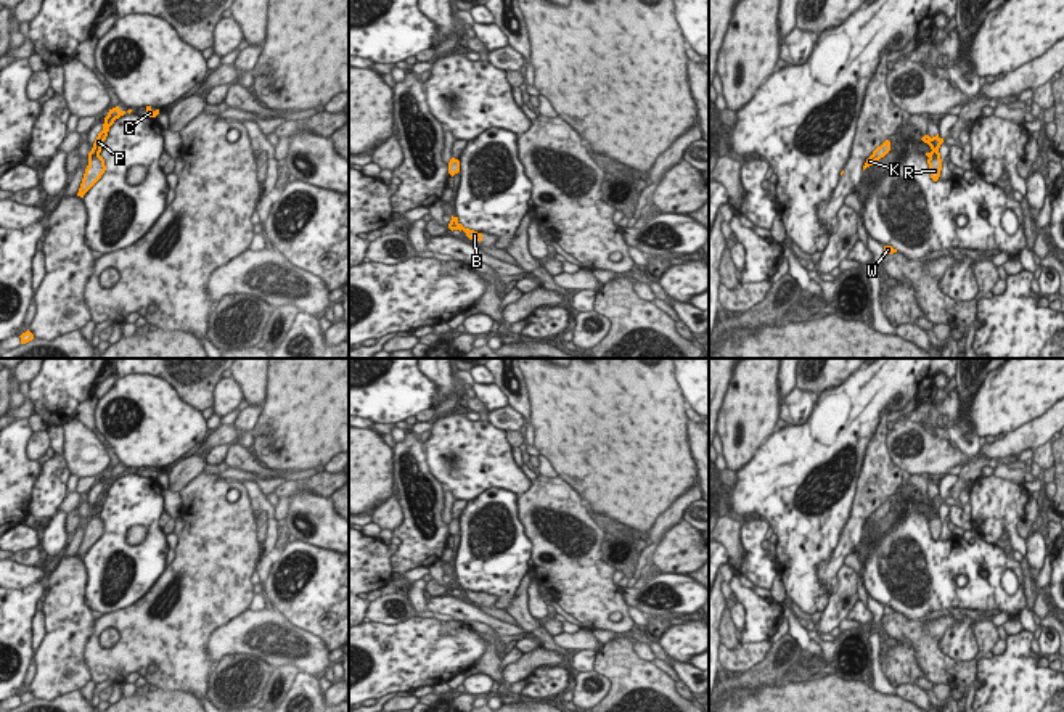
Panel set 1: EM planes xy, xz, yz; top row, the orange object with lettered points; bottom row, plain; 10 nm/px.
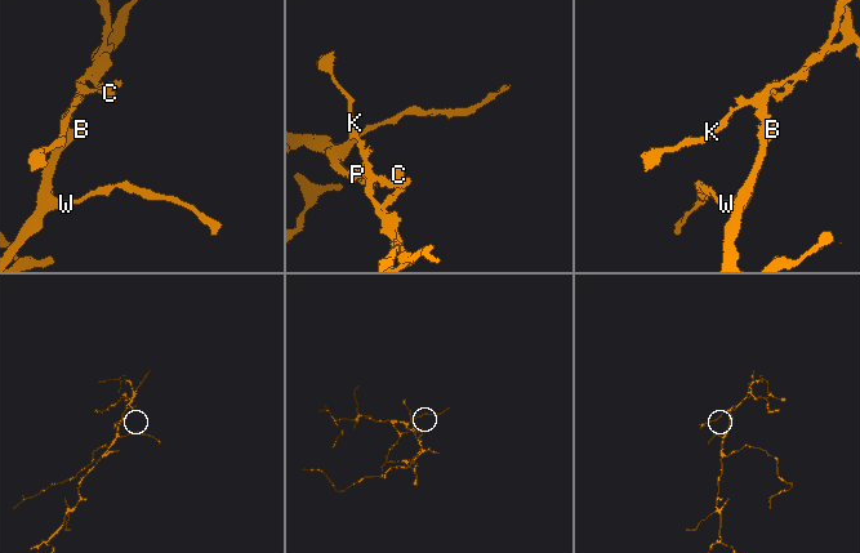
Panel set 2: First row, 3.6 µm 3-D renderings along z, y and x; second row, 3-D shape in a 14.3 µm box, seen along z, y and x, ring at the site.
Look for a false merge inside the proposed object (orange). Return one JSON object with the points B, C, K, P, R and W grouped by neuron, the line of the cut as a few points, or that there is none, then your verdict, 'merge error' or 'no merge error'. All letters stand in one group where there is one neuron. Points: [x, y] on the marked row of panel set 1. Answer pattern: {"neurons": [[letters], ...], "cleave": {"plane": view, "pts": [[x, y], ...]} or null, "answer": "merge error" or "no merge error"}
{"neurons": [["B", "R", "W"], ["C", "K", "P"]], "cleave": {"plane": "xy", "pts": [[98, 155], [89, 159]]}, "answer": "merge error"}

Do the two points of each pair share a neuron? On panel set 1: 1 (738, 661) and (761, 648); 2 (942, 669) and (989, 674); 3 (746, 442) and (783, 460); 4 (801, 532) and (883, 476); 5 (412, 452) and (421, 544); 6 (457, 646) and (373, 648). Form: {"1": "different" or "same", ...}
{"1": "same", "2": "different", "3": "different", "4": "different", "5": "same", "6": "same"}

